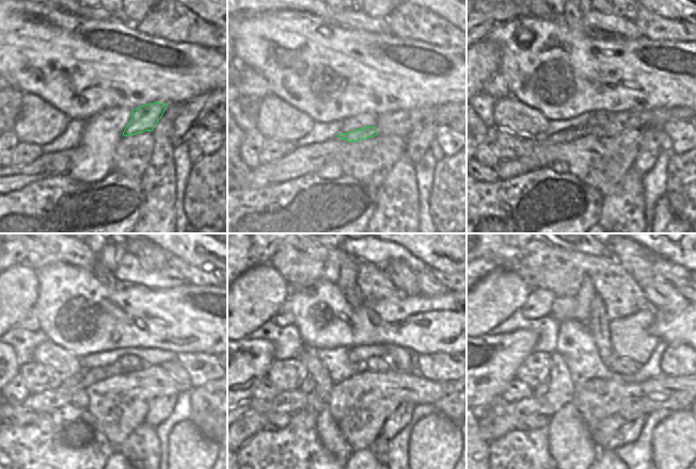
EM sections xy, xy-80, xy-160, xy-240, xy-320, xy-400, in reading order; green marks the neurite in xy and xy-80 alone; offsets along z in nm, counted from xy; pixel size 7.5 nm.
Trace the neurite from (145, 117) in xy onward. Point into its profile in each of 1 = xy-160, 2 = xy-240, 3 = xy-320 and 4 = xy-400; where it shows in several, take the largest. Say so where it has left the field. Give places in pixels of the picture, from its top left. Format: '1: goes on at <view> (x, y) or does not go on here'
1: goes on at xy-160 (565, 135)
2: goes on at xy-240 (85, 378)
3: goes on at xy-320 (307, 386)
4: goes on at xy-400 (540, 390)

